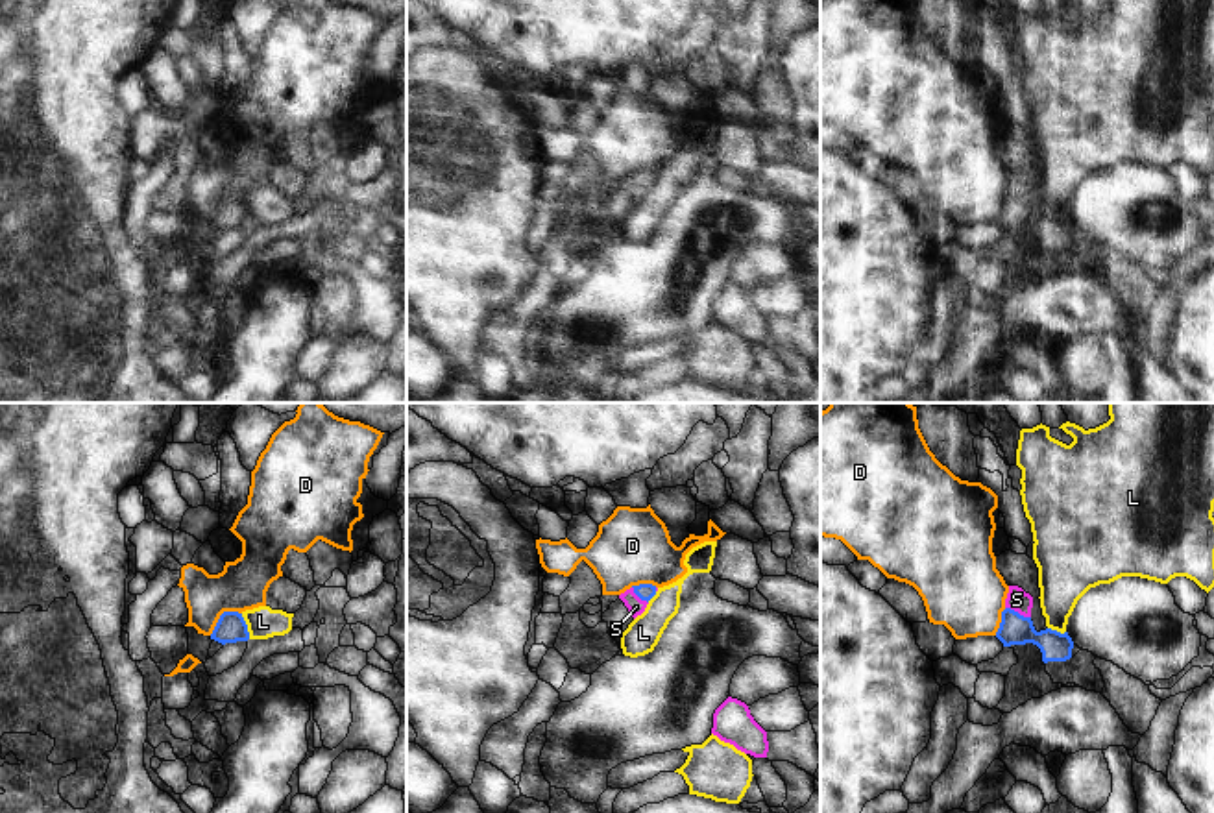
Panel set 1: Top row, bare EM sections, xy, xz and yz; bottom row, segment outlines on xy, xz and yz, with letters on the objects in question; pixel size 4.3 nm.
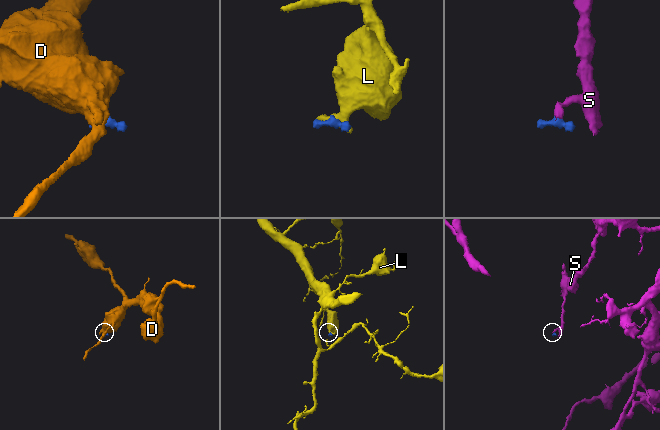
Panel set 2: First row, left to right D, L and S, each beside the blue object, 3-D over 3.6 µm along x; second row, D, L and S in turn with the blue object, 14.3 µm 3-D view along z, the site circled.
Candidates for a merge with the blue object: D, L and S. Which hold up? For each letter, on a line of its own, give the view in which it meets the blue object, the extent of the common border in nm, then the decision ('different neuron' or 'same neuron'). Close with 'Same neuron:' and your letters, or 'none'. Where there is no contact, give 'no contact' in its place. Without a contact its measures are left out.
D: xy | 170 nm | different neuron
L: xy | 120 nm | different neuron
S: yz | 120 nm | same neuron
Same neuron: S

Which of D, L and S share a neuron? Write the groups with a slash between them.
D / L / S

